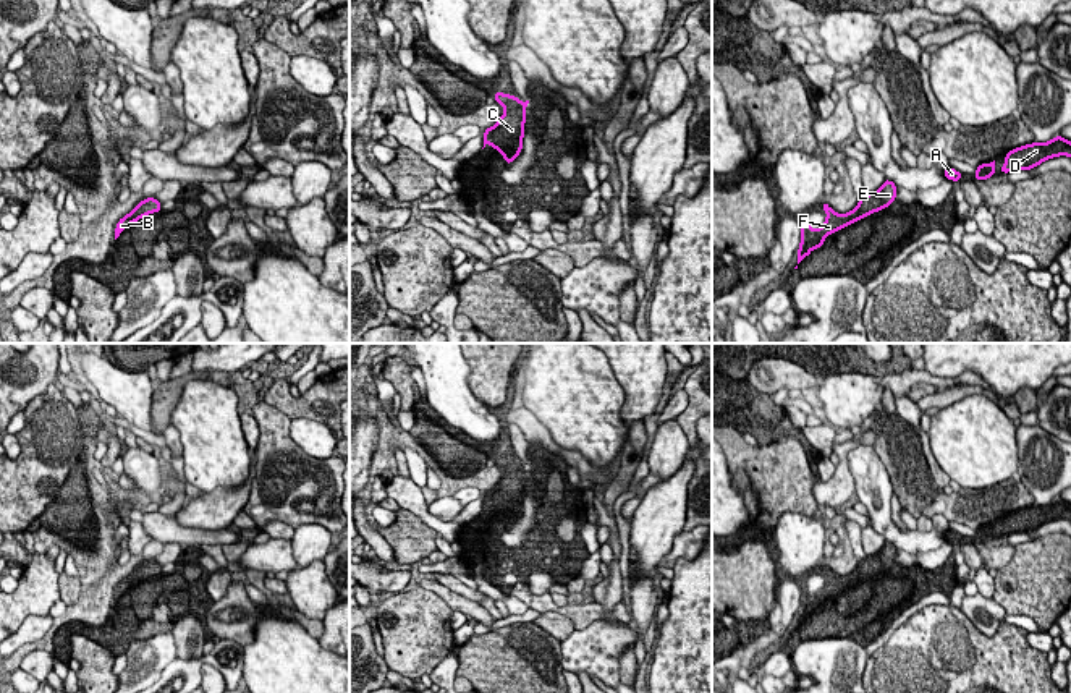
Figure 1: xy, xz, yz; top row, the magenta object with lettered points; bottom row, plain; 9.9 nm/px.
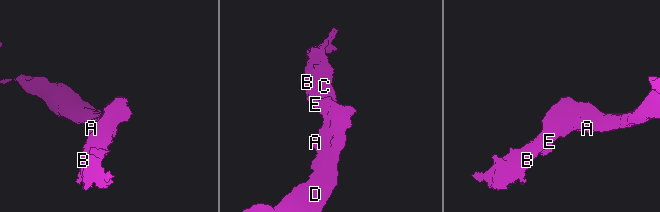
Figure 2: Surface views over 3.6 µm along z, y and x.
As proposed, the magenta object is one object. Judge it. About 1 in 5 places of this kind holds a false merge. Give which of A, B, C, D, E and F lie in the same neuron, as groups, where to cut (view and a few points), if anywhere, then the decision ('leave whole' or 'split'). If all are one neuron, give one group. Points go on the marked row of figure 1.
groups A B C D E F; cut none; leave whole

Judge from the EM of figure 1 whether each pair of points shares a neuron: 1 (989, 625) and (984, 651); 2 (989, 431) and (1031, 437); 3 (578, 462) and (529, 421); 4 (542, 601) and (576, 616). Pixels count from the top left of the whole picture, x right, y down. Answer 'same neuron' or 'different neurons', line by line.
1: different neurons
2: different neurons
3: same neuron
4: same neuron

